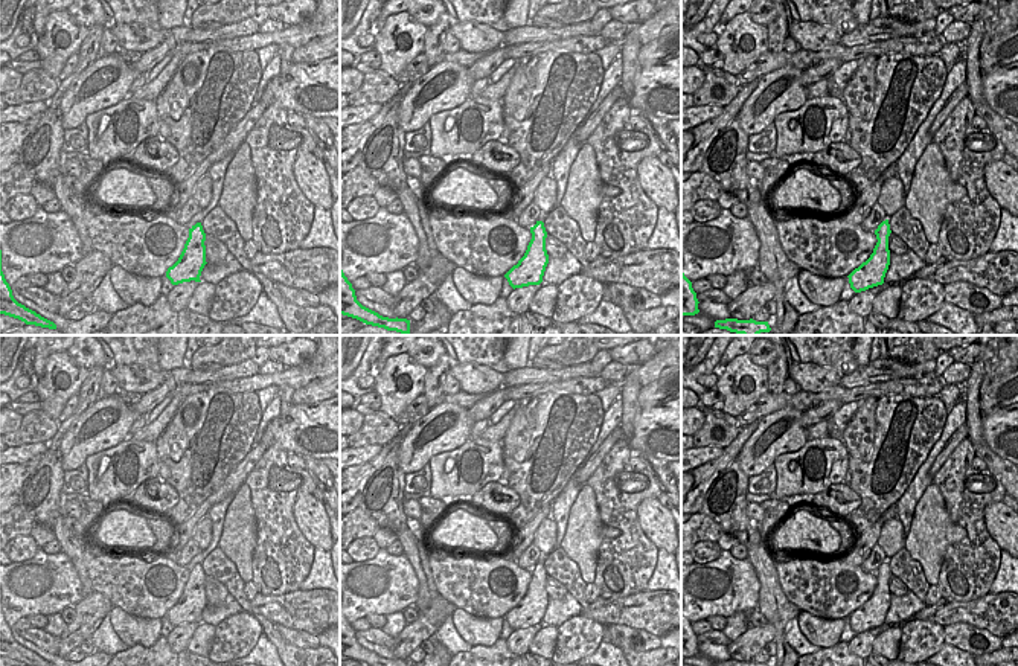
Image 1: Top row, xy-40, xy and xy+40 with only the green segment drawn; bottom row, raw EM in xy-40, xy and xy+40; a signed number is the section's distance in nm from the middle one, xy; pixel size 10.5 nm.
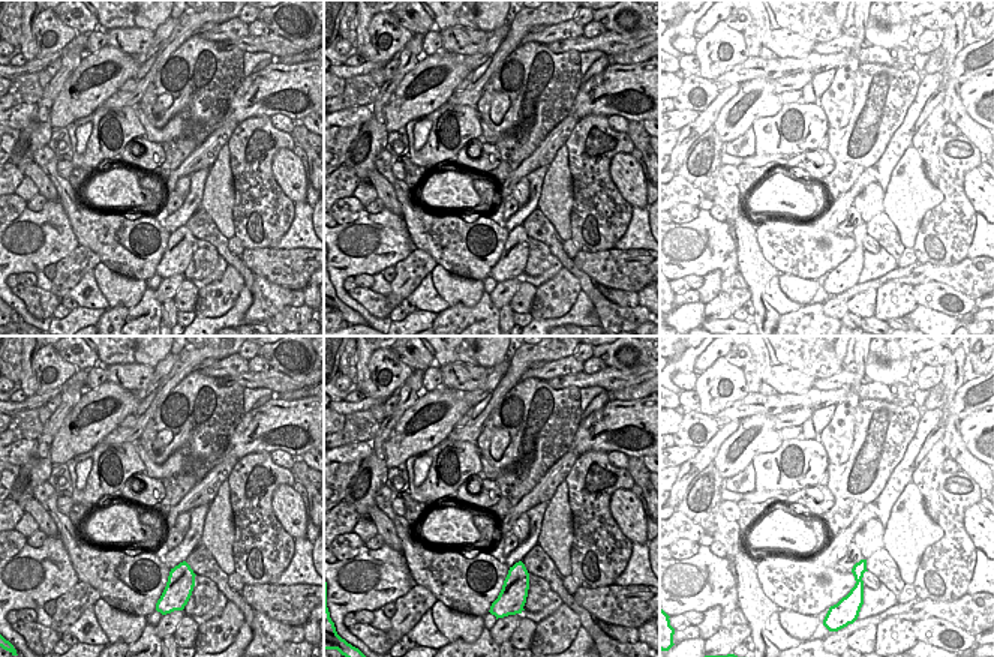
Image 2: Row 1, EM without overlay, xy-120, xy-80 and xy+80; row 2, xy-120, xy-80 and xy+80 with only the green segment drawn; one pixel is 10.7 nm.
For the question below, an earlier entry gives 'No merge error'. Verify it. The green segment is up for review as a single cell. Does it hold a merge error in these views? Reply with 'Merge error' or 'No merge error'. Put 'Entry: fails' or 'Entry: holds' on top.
Entry: holds
No merge error

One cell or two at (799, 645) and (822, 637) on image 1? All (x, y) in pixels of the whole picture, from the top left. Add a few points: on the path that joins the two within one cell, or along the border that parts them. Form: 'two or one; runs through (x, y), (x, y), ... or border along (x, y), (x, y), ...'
two; border along (796, 617), (800, 633), (820, 648)

